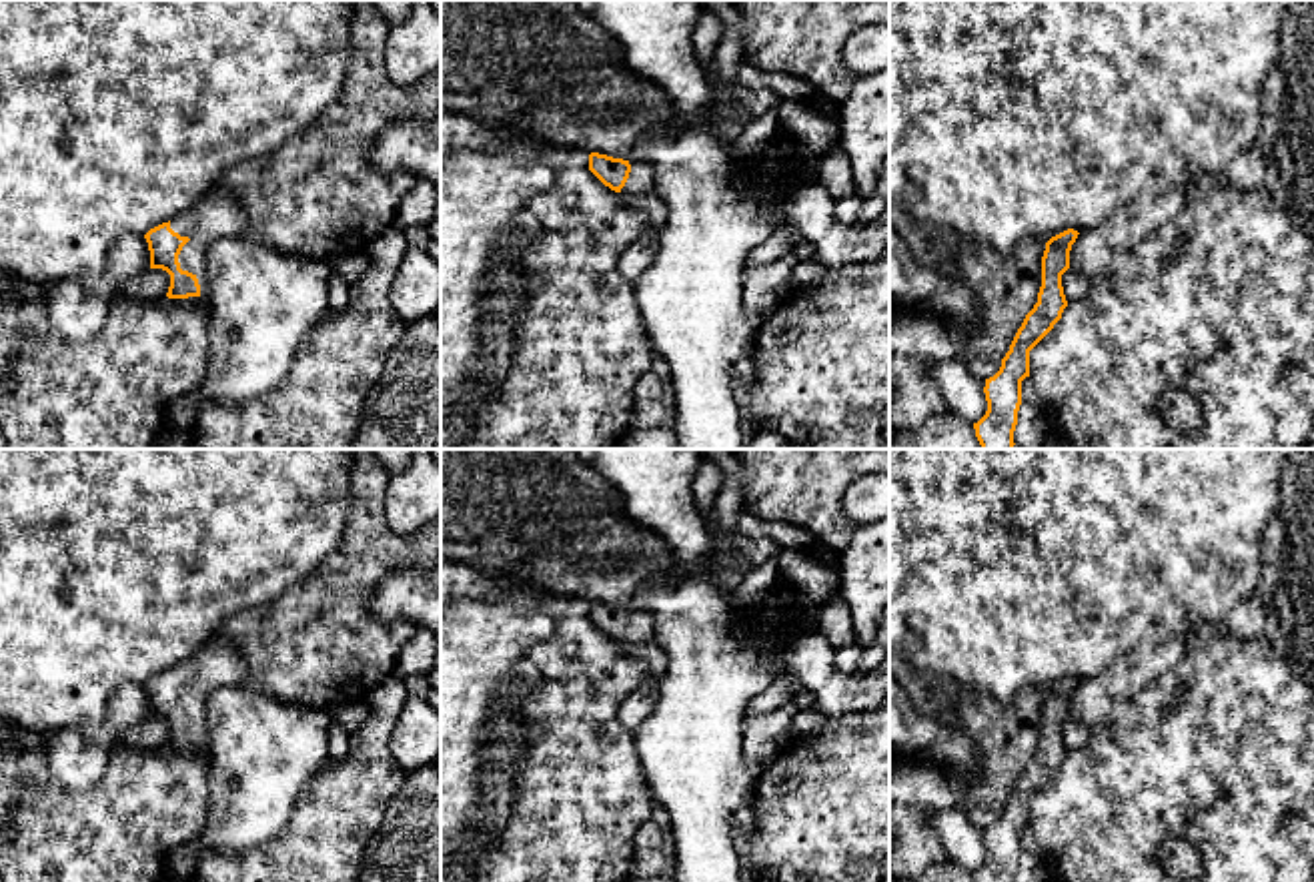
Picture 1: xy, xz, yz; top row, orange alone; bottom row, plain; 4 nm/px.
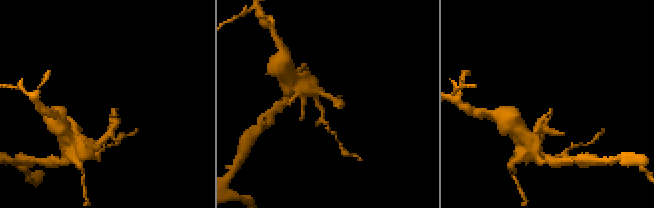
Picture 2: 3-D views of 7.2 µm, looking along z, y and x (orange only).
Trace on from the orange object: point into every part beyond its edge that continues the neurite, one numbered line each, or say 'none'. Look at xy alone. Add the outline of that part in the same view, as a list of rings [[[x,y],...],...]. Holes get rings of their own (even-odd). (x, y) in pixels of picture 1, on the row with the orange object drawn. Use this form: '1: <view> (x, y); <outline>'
1: xy (217, 215); [[[214,184],[192,208],[176,214],[170,229],[190,239],[178,255],[178,263],[182,271],[198,279],[200,297],[208,299],[206,251],[218,239],[248,235],[242,206]]]

